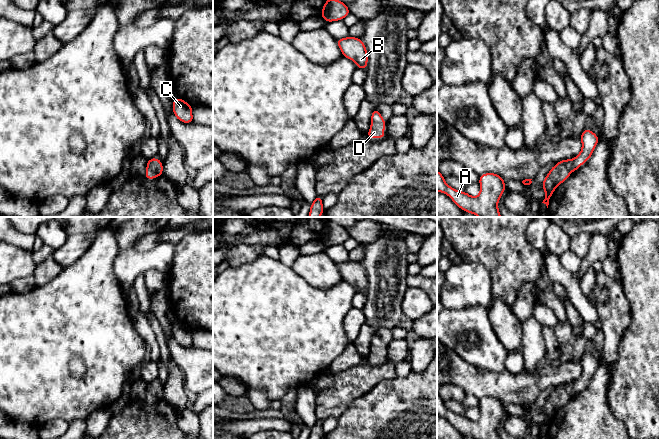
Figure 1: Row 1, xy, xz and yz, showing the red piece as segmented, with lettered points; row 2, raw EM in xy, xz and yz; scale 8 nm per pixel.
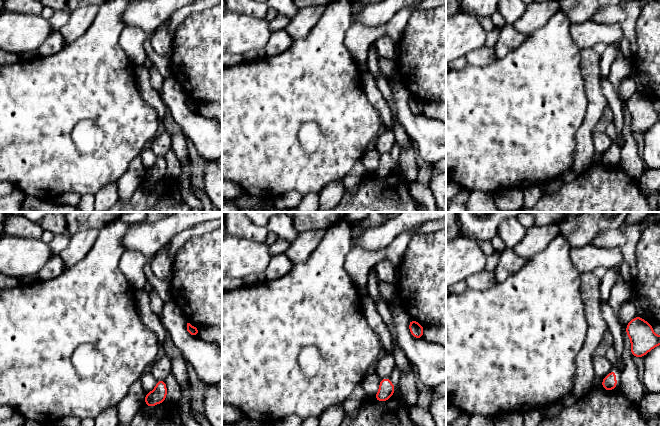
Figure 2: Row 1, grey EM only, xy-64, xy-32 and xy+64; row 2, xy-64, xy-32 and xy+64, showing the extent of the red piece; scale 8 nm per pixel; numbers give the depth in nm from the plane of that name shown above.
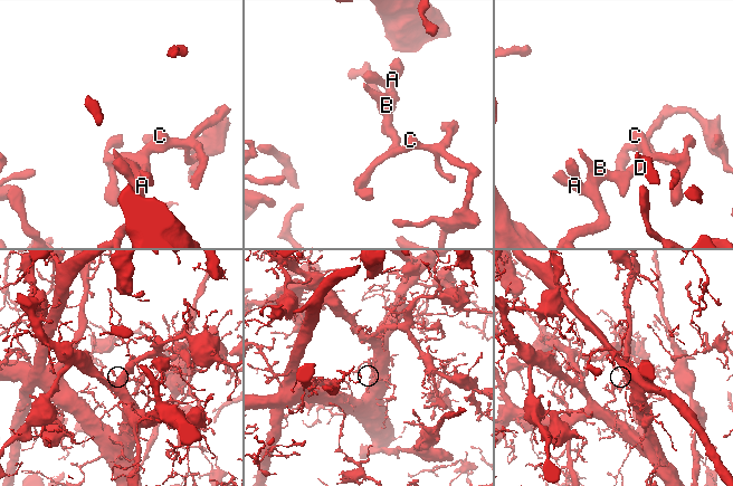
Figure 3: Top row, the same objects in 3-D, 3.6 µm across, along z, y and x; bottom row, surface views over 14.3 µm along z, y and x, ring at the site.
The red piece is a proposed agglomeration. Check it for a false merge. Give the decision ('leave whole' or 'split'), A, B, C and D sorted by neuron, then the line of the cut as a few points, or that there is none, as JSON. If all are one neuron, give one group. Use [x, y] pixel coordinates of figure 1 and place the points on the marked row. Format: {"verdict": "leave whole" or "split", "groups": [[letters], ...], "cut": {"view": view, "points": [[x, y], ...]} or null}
{"verdict": "split", "groups": [["A", "B"], ["C", "D"]], "cut": {"view": "xy", "points": [[147, 165], [152, 166], [158, 174], [161, 173]]}}

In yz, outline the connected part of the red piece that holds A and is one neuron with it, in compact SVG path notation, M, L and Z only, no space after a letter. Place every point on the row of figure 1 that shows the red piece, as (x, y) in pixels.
M437 170L437 191L448 195L467 213L478 217L501 217L498 201L506 190L505 180L495 173L484 173L479 177L480 194L472 197L467 192L455 190L447 185L444 176Z

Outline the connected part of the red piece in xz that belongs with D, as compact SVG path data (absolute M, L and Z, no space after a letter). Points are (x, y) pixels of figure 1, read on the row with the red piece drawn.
M381 117L378 122L371 122L370 130L366 134L370 139L385 138L384 134L386 121Z

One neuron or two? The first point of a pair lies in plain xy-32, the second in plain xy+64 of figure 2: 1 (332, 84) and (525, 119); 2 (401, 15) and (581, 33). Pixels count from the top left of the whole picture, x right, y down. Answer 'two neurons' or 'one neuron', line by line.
1: one neuron
2: one neuron

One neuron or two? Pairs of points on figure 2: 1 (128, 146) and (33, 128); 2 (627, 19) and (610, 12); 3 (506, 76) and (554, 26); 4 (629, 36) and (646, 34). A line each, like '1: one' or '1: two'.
1: one
2: one
3: one
4: two

